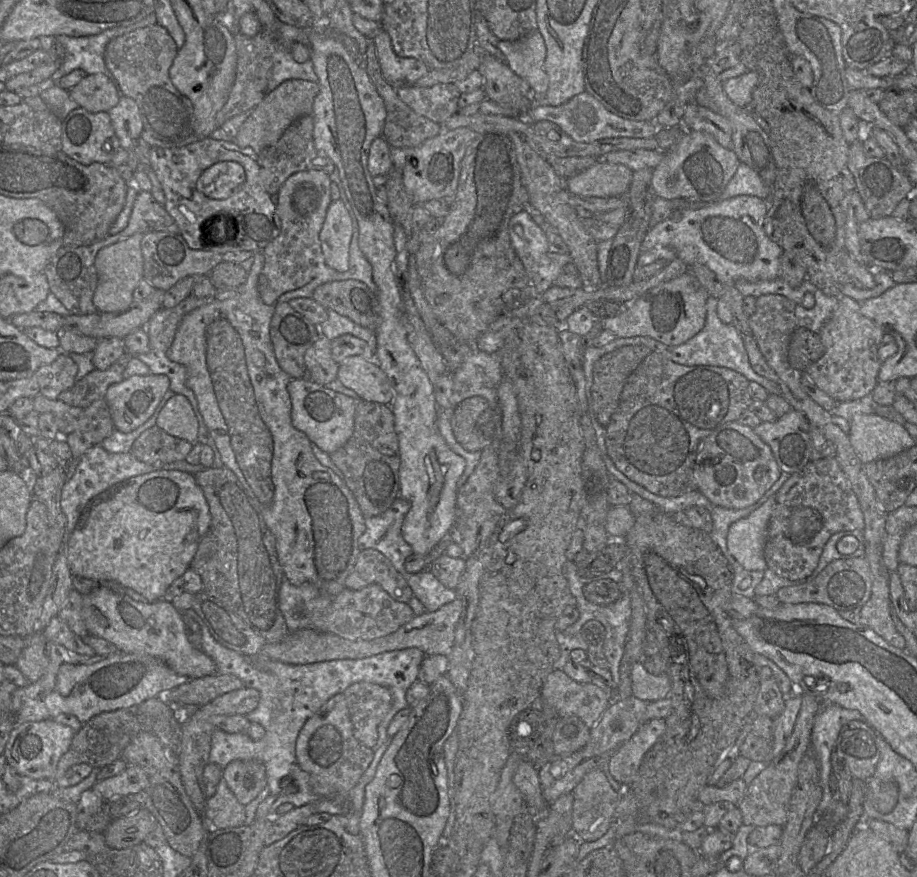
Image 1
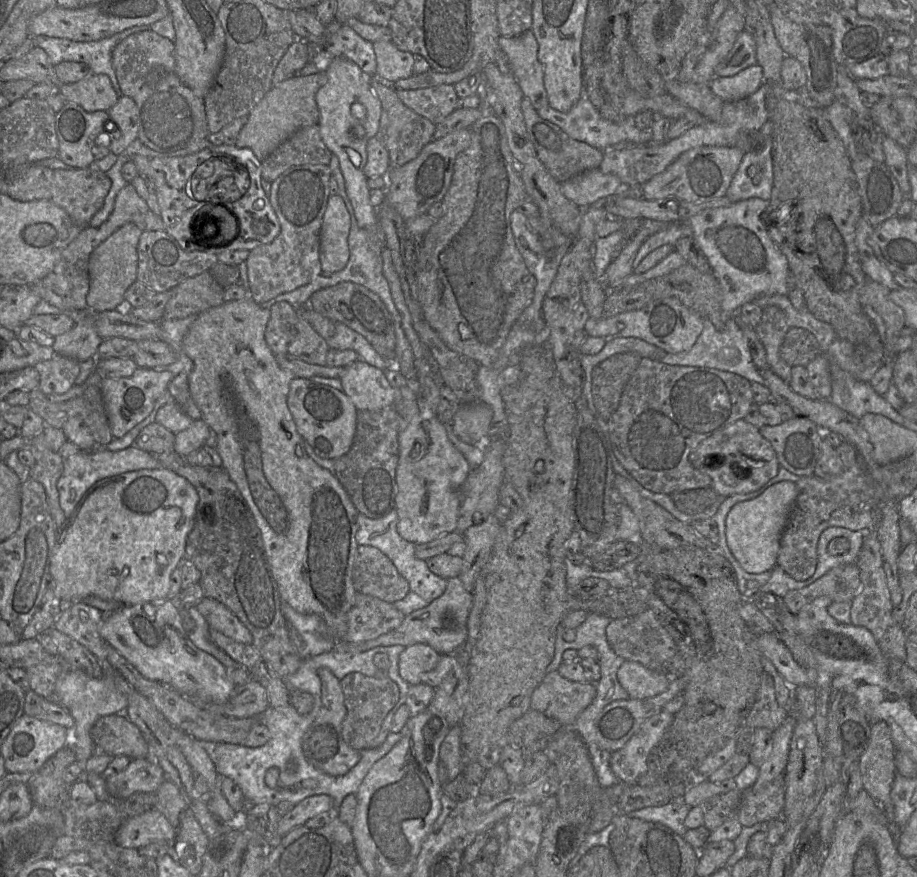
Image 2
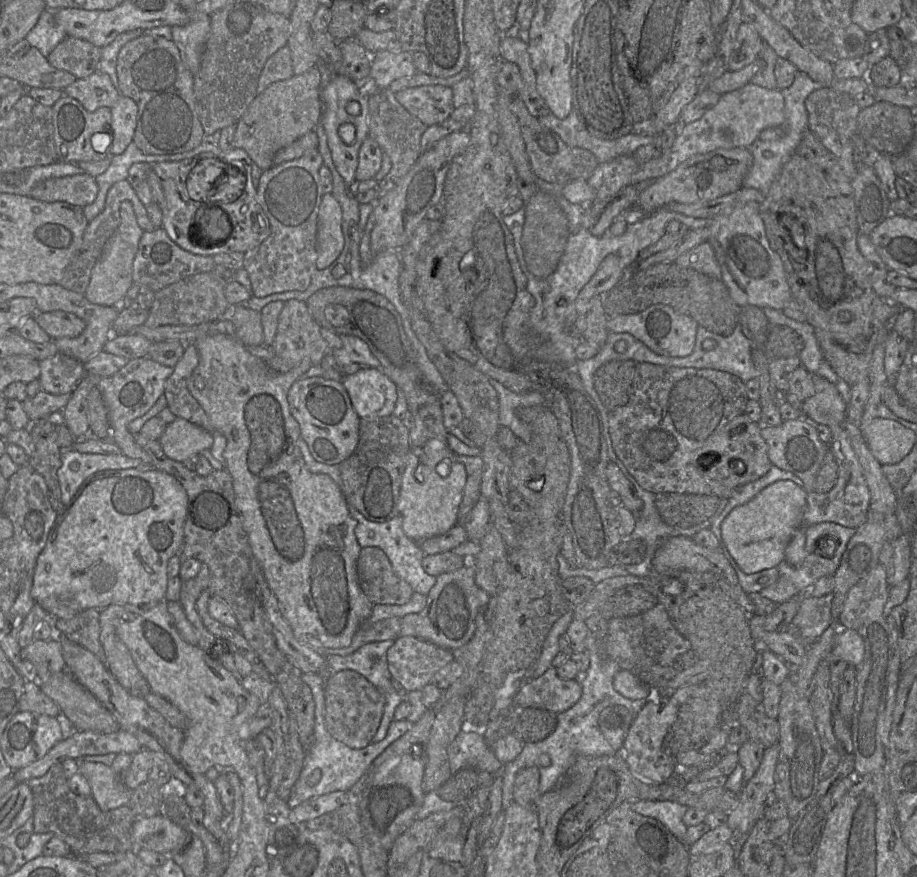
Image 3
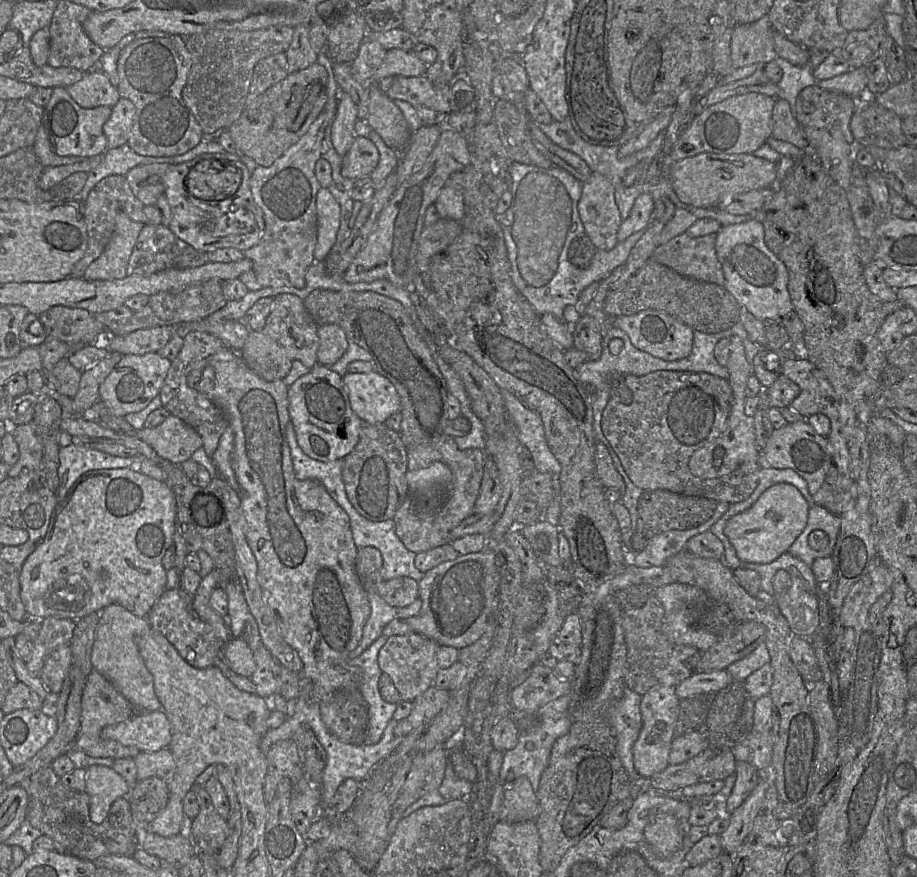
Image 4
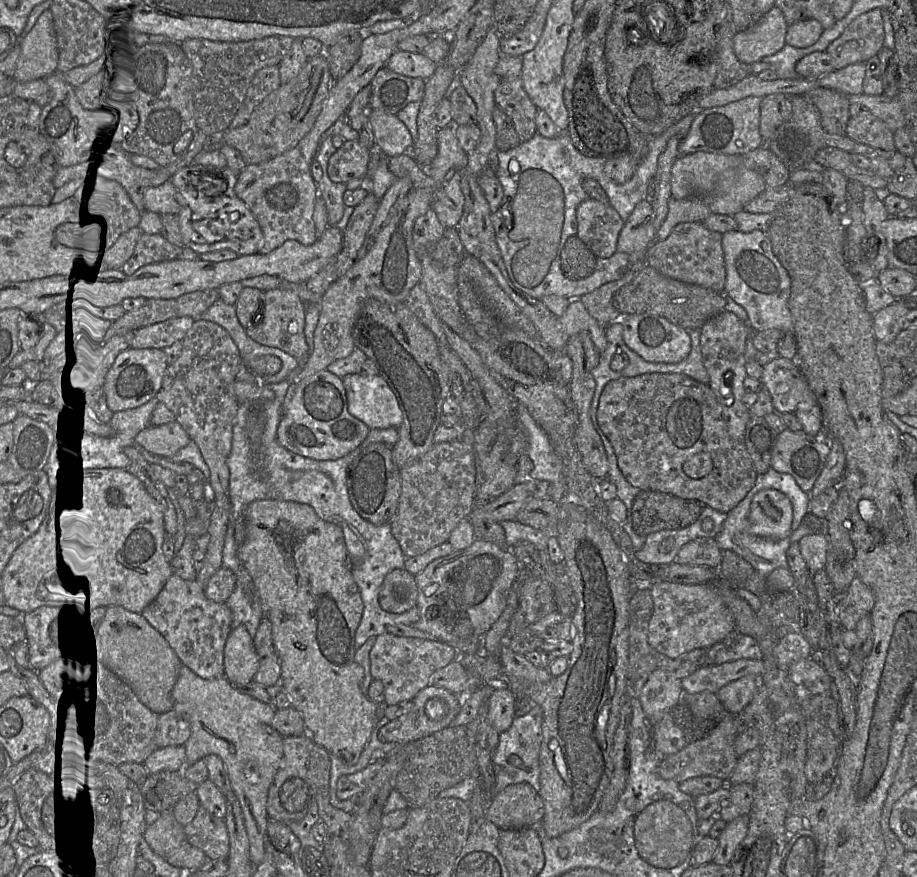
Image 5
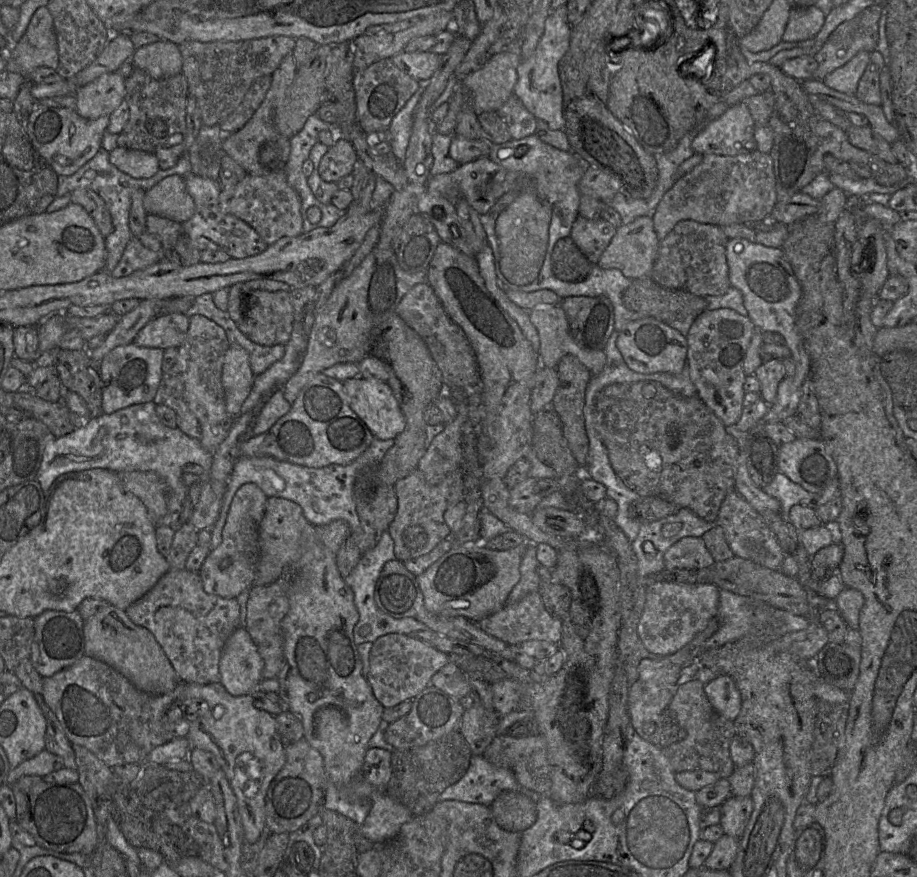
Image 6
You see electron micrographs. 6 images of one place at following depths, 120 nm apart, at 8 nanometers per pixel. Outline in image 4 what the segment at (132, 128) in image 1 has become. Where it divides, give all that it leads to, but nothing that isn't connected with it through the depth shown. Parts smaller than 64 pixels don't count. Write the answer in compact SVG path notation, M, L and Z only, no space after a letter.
M121 97L112 107L112 113L103 126L108 149L120 147L128 142L135 115L135 105L127 98Z

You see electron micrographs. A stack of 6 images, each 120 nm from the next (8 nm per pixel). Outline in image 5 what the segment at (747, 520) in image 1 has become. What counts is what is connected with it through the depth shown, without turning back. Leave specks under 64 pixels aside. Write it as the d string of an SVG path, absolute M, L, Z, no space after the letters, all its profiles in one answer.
M776 489L757 492L750 504L747 532L756 536L780 540L791 535L792 503Z

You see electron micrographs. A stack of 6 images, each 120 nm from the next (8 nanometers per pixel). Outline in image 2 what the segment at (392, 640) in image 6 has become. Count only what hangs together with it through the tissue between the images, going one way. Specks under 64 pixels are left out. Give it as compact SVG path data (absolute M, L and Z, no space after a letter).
M426 644L406 646L399 656L399 675L410 686L419 684L422 674L433 670L441 655Z

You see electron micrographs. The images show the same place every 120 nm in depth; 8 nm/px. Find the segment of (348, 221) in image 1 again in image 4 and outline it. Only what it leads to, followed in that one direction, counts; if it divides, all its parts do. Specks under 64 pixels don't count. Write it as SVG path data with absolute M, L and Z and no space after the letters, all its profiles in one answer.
M320 188L316 196L317 242L314 262L326 259L336 242L340 226L340 207L327 188Z

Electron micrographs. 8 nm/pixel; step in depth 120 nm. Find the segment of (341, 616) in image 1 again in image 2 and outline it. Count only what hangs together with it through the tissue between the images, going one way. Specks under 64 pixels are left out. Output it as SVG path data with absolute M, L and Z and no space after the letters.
M357 592L342 640L350 644L374 640L398 628L405 616L393 603Z

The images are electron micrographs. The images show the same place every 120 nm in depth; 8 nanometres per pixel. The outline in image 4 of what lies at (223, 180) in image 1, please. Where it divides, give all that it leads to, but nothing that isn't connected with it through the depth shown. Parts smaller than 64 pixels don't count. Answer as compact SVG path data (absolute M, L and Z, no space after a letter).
M203 160L188 173L186 190L200 200L223 201L237 192L241 181L240 170L228 161Z

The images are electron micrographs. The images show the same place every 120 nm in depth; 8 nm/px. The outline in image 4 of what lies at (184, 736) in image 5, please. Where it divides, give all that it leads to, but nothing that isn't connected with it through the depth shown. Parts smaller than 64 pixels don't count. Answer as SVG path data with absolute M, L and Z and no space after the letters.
M160 709L137 712L124 722L106 726L101 731L101 738L135 747L140 752L155 752L169 747L172 733L166 714Z

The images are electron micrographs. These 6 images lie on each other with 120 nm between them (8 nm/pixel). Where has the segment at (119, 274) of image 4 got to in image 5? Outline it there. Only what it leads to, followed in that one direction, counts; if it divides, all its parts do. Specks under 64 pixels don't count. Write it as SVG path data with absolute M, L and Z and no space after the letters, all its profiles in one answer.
M134 227L119 236L110 246L102 249L95 261L105 271L121 270L123 265L133 255L135 246L142 231Z

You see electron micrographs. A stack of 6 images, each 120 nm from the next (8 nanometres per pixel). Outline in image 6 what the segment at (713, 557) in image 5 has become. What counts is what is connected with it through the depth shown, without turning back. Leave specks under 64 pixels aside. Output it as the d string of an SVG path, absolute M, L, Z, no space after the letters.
M685 537L664 555L665 569L700 570L716 563L702 538Z

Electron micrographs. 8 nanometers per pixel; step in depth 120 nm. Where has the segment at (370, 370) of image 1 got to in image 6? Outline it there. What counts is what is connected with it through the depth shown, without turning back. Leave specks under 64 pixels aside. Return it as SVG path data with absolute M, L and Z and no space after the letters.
M356 377L343 384L349 397L349 406L374 437L395 439L404 430L404 414L387 383Z

